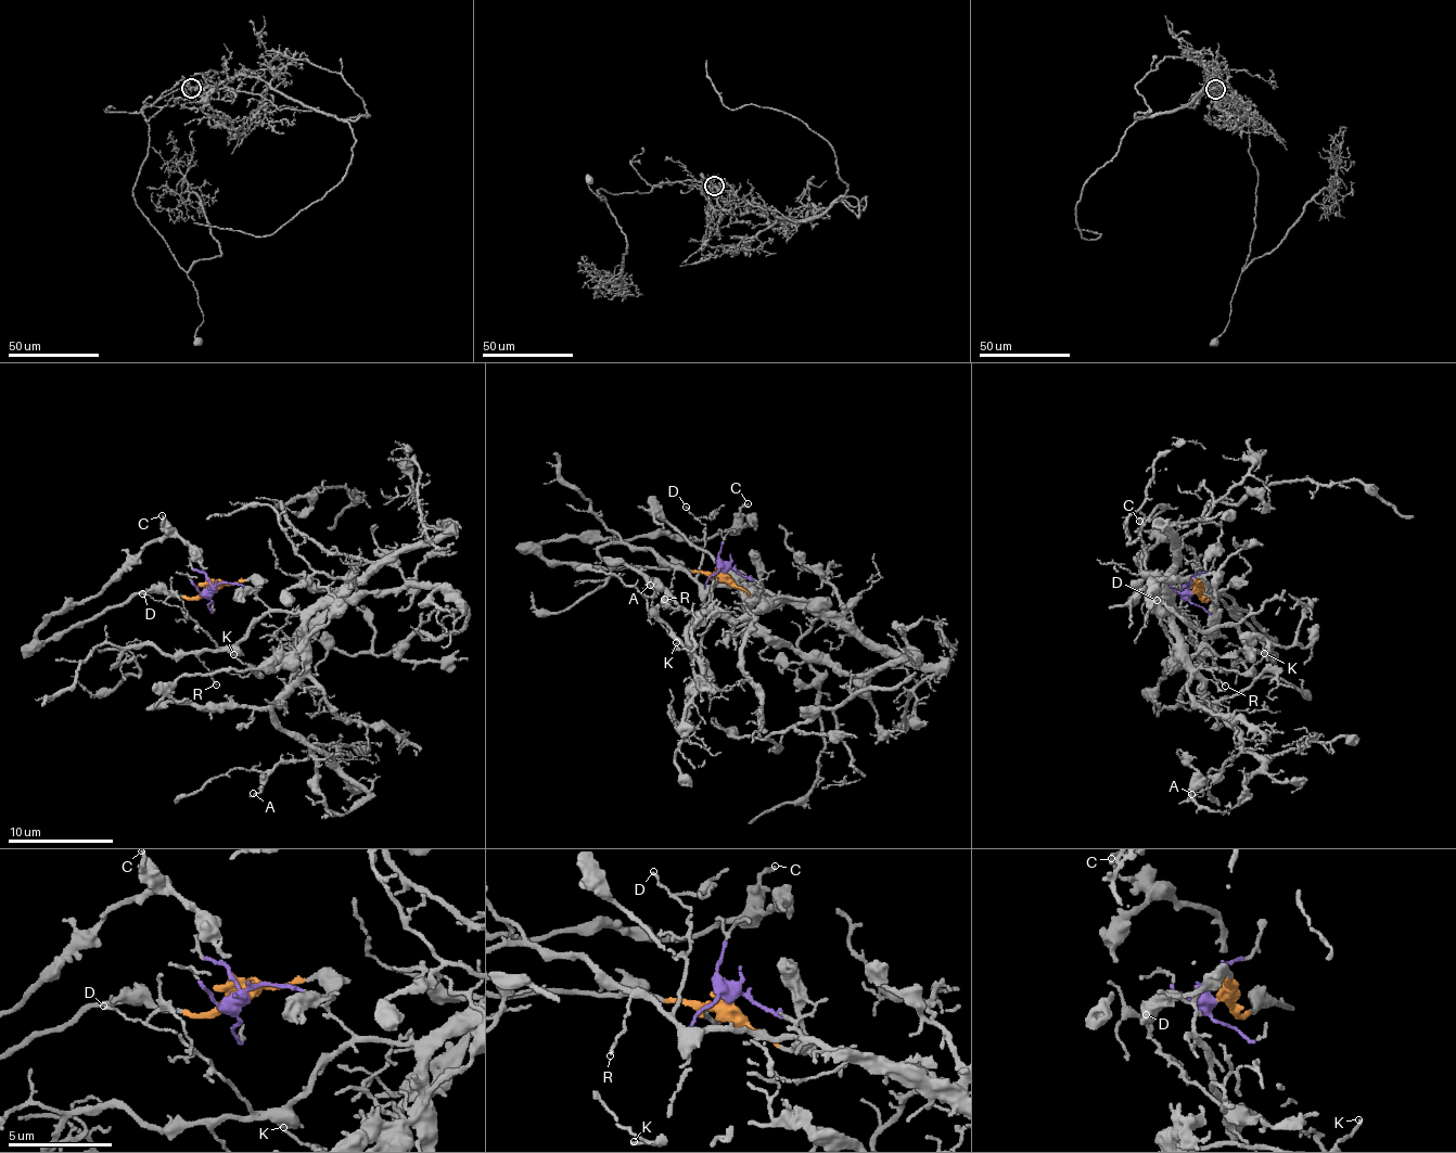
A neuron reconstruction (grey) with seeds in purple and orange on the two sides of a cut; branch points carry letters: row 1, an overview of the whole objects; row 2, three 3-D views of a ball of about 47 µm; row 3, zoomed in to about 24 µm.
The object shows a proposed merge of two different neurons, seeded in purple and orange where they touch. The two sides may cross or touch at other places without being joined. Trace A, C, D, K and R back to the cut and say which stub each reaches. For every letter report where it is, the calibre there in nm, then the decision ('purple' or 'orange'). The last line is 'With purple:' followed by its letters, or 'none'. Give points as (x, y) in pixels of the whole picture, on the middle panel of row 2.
A: at (650, 585); 110 nm thick; purple
C: at (748, 503); 150 nm thick; orange
D: at (686, 507); 90 nm thick; purple
K: at (676, 642); 130 nm thick; purple
R: at (664, 599); 110 nm thick; purple
With purple: A, D, K, R

